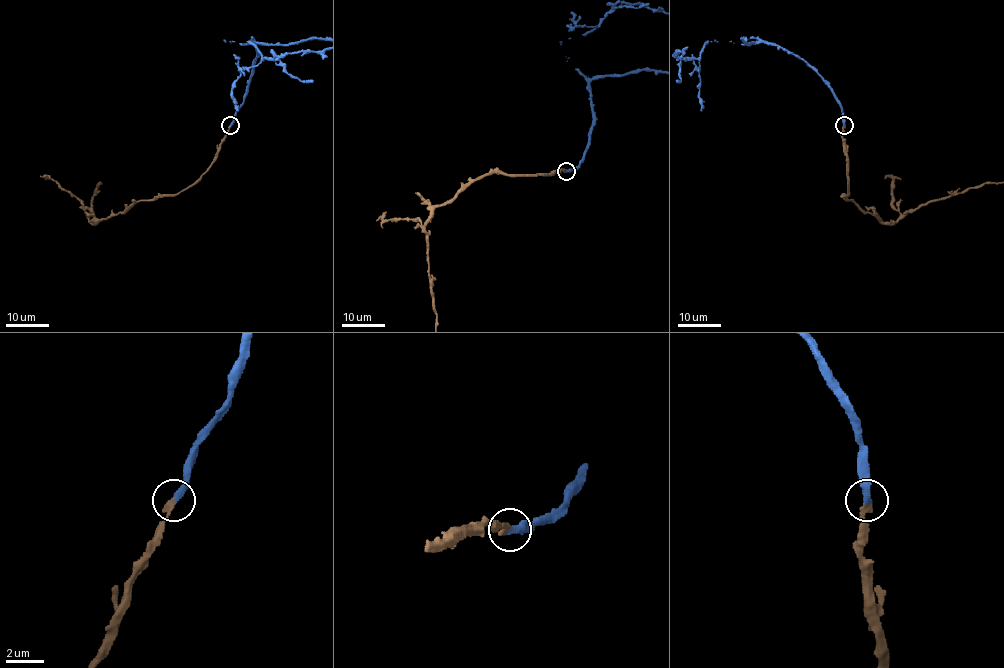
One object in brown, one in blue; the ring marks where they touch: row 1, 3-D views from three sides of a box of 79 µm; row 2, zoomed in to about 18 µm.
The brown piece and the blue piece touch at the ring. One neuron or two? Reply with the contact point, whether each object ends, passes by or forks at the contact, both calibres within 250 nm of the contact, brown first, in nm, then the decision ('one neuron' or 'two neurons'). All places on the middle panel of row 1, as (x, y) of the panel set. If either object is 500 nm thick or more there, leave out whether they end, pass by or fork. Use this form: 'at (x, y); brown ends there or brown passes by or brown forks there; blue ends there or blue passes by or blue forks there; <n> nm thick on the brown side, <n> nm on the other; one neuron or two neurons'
at (566, 171); brown ends there; blue ends there; 280 nm thick on the brown side, 400 nm on the other; one neuron

